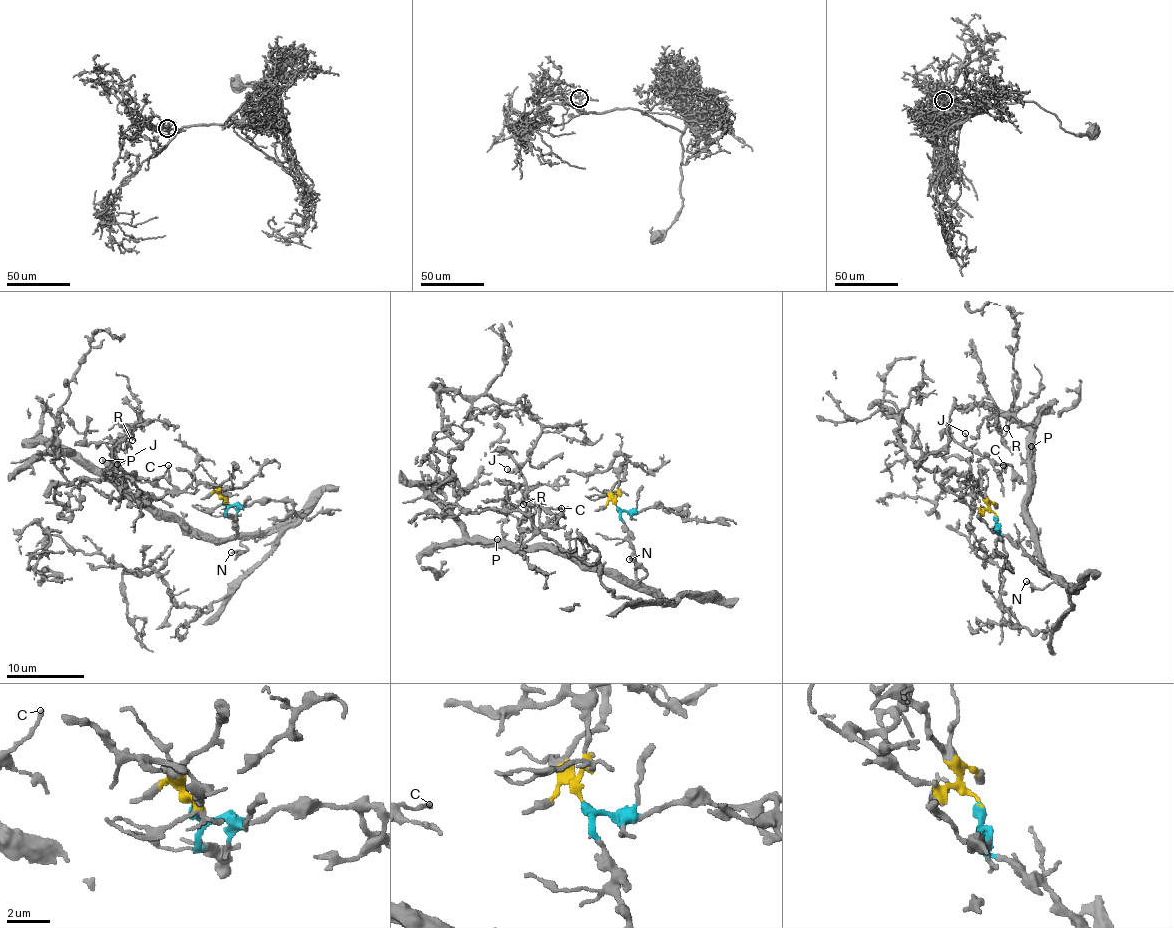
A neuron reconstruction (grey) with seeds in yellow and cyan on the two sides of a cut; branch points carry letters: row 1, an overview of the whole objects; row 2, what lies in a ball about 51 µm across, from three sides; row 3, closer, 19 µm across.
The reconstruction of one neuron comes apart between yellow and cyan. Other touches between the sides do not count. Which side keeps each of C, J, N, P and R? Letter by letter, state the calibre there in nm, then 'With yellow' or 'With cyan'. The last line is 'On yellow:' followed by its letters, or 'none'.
C: Thickness 160 nm. With cyan
J: Thickness 150 nm. With cyan
N: Thickness 190 nm. With cyan
P: Thickness 150 nm. With cyan
R: Thickness 120 nm. With cyan
On yellow: none

